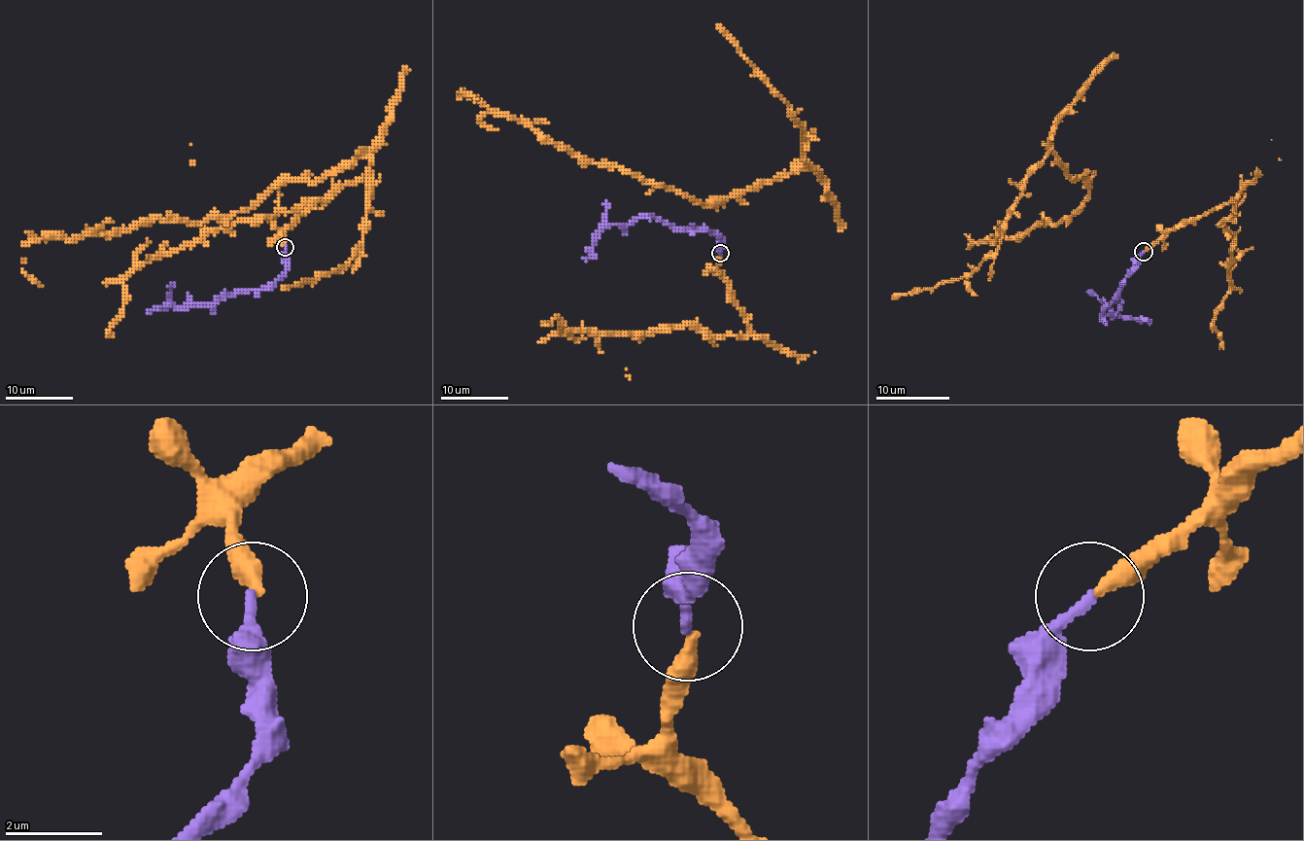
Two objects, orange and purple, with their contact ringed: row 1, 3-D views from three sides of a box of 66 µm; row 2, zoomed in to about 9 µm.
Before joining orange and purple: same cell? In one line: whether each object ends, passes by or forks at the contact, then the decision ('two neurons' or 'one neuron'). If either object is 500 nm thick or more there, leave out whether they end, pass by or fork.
orange ends; purple ends; one neuron

